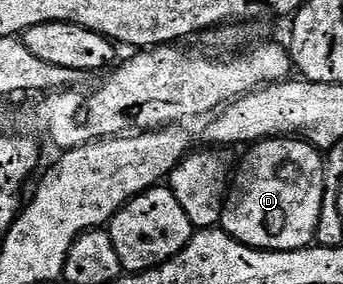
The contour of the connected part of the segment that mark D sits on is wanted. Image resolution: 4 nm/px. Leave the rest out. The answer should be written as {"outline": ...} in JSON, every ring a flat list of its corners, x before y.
{"outline":[[278,138,275,140,258,140,256,144,248,149,245,157,240,157,239,167,231,180,231,187,225,197,225,208,221,212,221,223,219,225,222,232,235,238,240,244,245,244,248,248,262,248,265,252,294,252,300,248,310,247,316,241,317,227,319,226,319,212,323,210,323,194,327,187,325,181,325,160,320,151,312,144,300,138]]}

